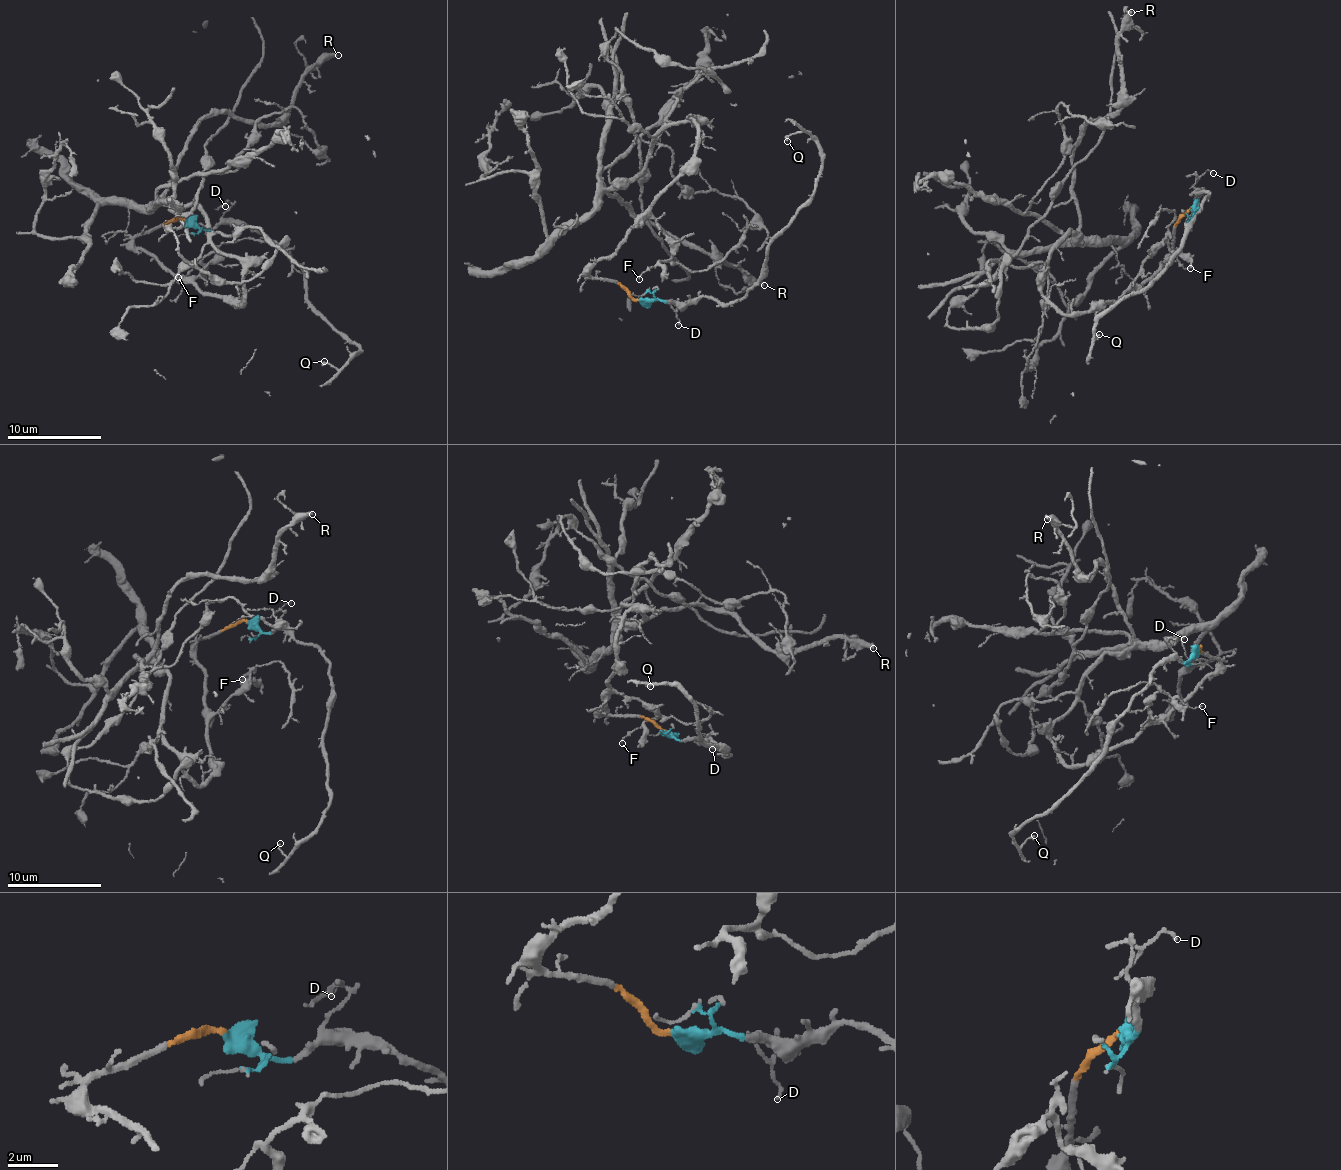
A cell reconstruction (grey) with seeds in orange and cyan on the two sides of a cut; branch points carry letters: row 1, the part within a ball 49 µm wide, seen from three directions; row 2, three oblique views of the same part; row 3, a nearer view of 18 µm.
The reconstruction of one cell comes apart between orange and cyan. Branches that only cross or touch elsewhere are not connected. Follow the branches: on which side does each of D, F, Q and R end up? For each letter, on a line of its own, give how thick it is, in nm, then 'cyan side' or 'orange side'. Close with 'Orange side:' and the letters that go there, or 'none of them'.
D: 100 nm | cyan side
F: 110 nm | orange side
Q: 190 nm | cyan side
R: 320 nm | orange side
Orange side: F, R

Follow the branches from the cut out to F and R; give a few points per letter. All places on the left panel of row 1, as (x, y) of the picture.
F: (184, 220), (158, 225), (137, 238), (135, 246), (178, 278), (196, 275), (216, 254), (209, 253), (177, 277)
R: (184, 220), (135, 246), (240, 305), (242, 264), (164, 189), (201, 120), (273, 123), (338, 56)

